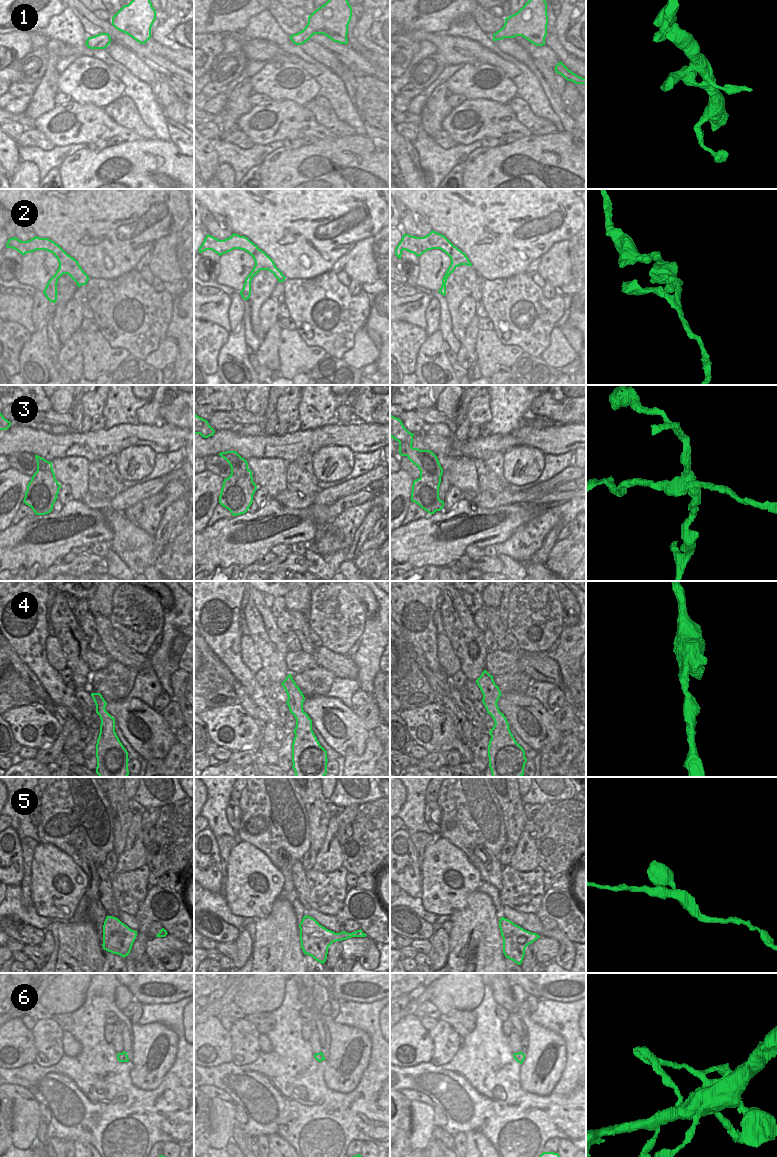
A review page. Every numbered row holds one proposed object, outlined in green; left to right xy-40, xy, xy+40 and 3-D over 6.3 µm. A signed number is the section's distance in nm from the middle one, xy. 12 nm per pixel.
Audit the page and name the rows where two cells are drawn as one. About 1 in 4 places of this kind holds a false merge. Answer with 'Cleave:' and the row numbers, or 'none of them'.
Cleave: 3, 6

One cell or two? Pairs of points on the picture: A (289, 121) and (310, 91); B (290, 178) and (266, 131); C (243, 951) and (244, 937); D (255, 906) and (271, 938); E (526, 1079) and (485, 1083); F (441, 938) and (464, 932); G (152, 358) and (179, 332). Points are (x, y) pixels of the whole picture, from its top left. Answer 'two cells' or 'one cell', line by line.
A: two cells
B: two cells
C: one cell
D: two cells
E: two cells
F: two cells
G: two cells

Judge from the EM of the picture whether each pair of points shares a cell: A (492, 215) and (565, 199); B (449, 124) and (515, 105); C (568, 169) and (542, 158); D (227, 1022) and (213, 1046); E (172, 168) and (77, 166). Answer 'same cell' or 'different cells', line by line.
A: same cell
B: different cells
C: same cell
D: different cells
E: same cell

